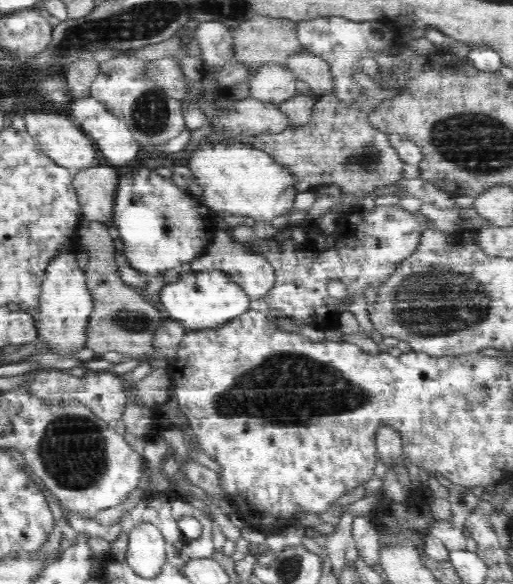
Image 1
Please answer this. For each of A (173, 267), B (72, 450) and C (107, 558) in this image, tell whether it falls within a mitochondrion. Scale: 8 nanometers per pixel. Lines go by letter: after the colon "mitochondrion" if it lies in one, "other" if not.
A: other
B: mitochondrion
C: other

